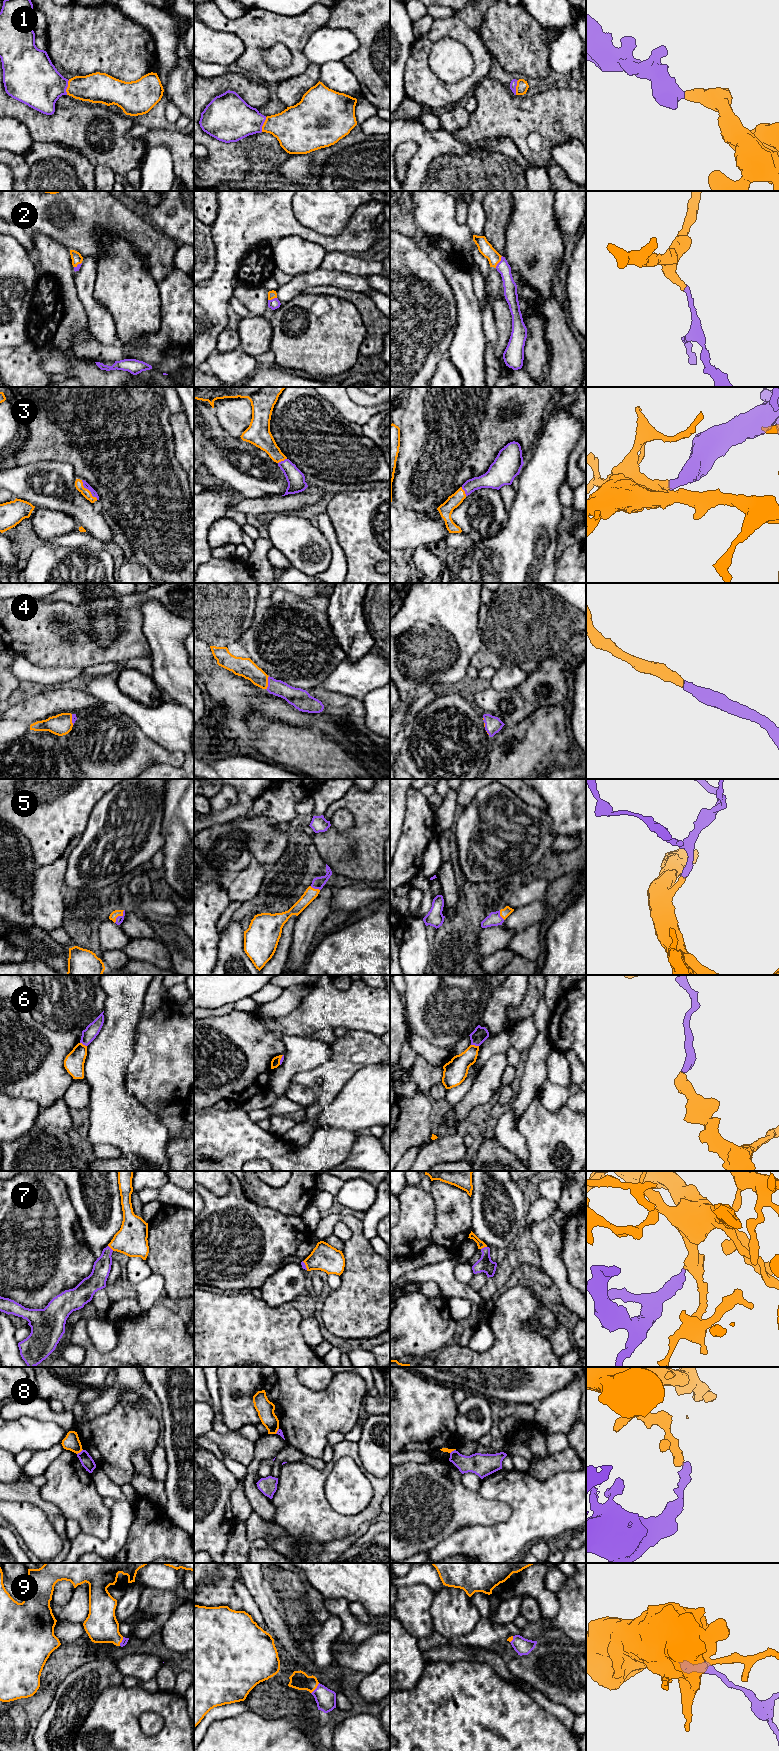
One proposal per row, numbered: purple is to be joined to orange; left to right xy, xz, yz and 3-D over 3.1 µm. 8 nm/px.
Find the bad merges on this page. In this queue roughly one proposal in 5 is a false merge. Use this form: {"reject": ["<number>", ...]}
{"reject": ["6", "8"]}

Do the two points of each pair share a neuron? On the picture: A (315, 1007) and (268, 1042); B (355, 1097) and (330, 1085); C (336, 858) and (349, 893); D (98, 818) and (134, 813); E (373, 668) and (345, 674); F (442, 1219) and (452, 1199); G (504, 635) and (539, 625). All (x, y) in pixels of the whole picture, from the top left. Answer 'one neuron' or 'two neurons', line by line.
A: two neurons
B: two neurons
C: two neurons
D: one neuron
E: one neuron
F: one neuron
G: one neuron

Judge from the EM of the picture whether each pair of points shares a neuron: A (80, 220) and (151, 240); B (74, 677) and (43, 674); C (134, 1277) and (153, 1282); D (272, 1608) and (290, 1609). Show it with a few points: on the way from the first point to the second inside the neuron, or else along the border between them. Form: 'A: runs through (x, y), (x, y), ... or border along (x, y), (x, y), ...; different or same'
A: runs through (98, 220), (121, 220), (133, 227); same
B: runs through (66, 675), (51, 675); same
C: border along (152, 1273), (136, 1286); different
D: border along (278, 1605), (280, 1616), (288, 1630); different

